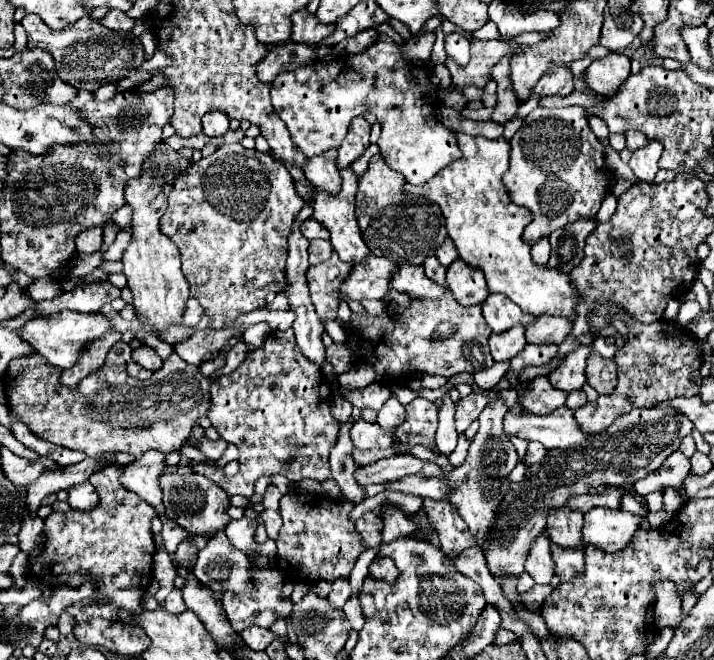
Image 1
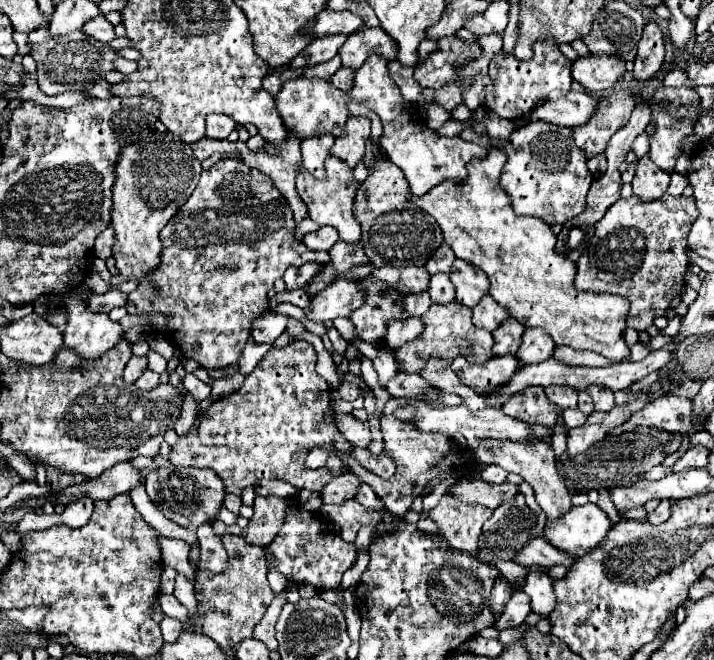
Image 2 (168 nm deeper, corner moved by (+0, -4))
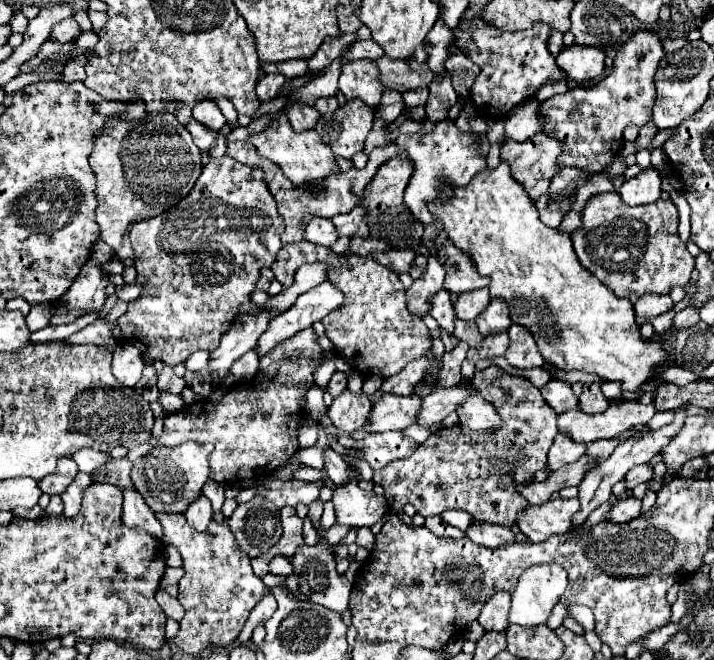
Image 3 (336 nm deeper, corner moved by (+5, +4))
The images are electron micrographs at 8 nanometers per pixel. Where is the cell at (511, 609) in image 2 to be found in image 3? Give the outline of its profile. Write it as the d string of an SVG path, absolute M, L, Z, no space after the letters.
M499 590L499 594L495 594L495 598L491 598L491 602L485 602L481 616L479 616L479 624L485 630L497 630L497 632L507 630L509 608L511 608L511 592Z

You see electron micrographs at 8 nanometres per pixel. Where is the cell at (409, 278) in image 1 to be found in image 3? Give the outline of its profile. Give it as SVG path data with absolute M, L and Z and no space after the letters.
M387 250L383 254L373 252L375 262L379 262L381 266L401 274L401 272L409 272L415 264L415 252L413 250Z

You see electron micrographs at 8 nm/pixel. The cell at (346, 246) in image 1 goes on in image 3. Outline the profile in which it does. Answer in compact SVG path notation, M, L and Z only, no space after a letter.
M283 112L273 114L271 126L261 134L251 136L251 144L257 148L257 152L263 158L269 158L271 162L275 162L283 170L283 174L291 182L295 182L295 186L303 186L303 184L307 184L311 180L323 180L325 176L331 176L331 174L339 172L339 166L335 162L335 154L331 154L329 146L323 144L319 134L315 130L297 134L291 128L291 124L287 122L287 116Z

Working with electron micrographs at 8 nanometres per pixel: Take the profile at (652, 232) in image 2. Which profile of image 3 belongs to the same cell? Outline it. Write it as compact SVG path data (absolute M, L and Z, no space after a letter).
M617 192L597 194L583 208L583 226L571 234L575 254L583 268L609 286L615 296L637 302L643 294L669 294L673 286L685 286L695 270L695 258L677 236L679 214L671 200L657 200L645 206L627 206Z

